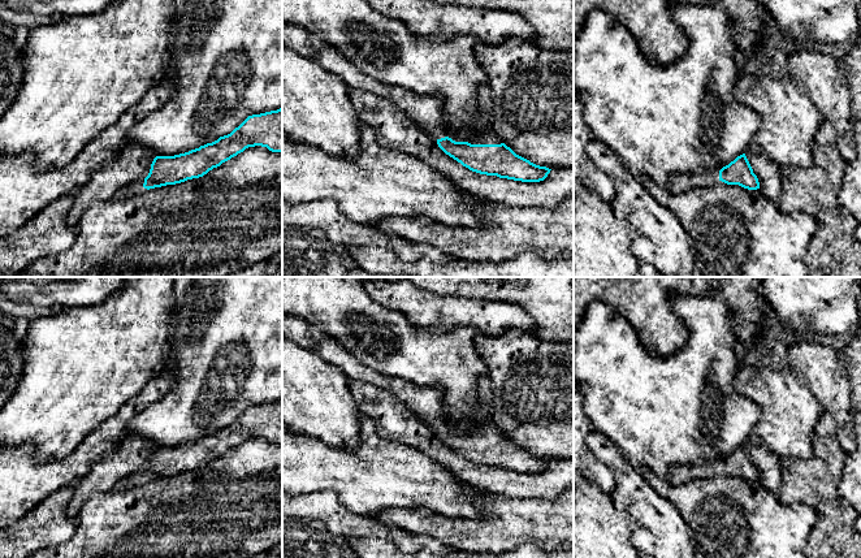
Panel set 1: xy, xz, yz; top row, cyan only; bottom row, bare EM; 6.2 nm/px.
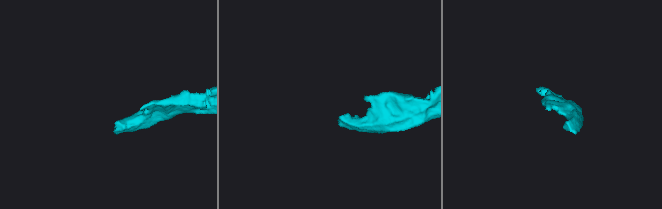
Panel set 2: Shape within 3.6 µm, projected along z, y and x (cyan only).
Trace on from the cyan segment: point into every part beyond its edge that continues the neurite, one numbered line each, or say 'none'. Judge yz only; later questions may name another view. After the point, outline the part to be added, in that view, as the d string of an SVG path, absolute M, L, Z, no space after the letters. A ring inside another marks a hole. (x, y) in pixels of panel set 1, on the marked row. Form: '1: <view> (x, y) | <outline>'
none

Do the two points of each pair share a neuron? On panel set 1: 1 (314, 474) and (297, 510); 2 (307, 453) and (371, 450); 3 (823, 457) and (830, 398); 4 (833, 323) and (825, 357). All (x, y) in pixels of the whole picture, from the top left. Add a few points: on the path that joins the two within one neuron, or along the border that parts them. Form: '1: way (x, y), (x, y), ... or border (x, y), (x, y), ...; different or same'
1: border (333, 491), (317, 491), (295, 496); different
2: way (323, 459), (355, 459); same
3: border (822, 409), (833, 418), (838, 441); different
4: border (803, 337), (816, 340); different

